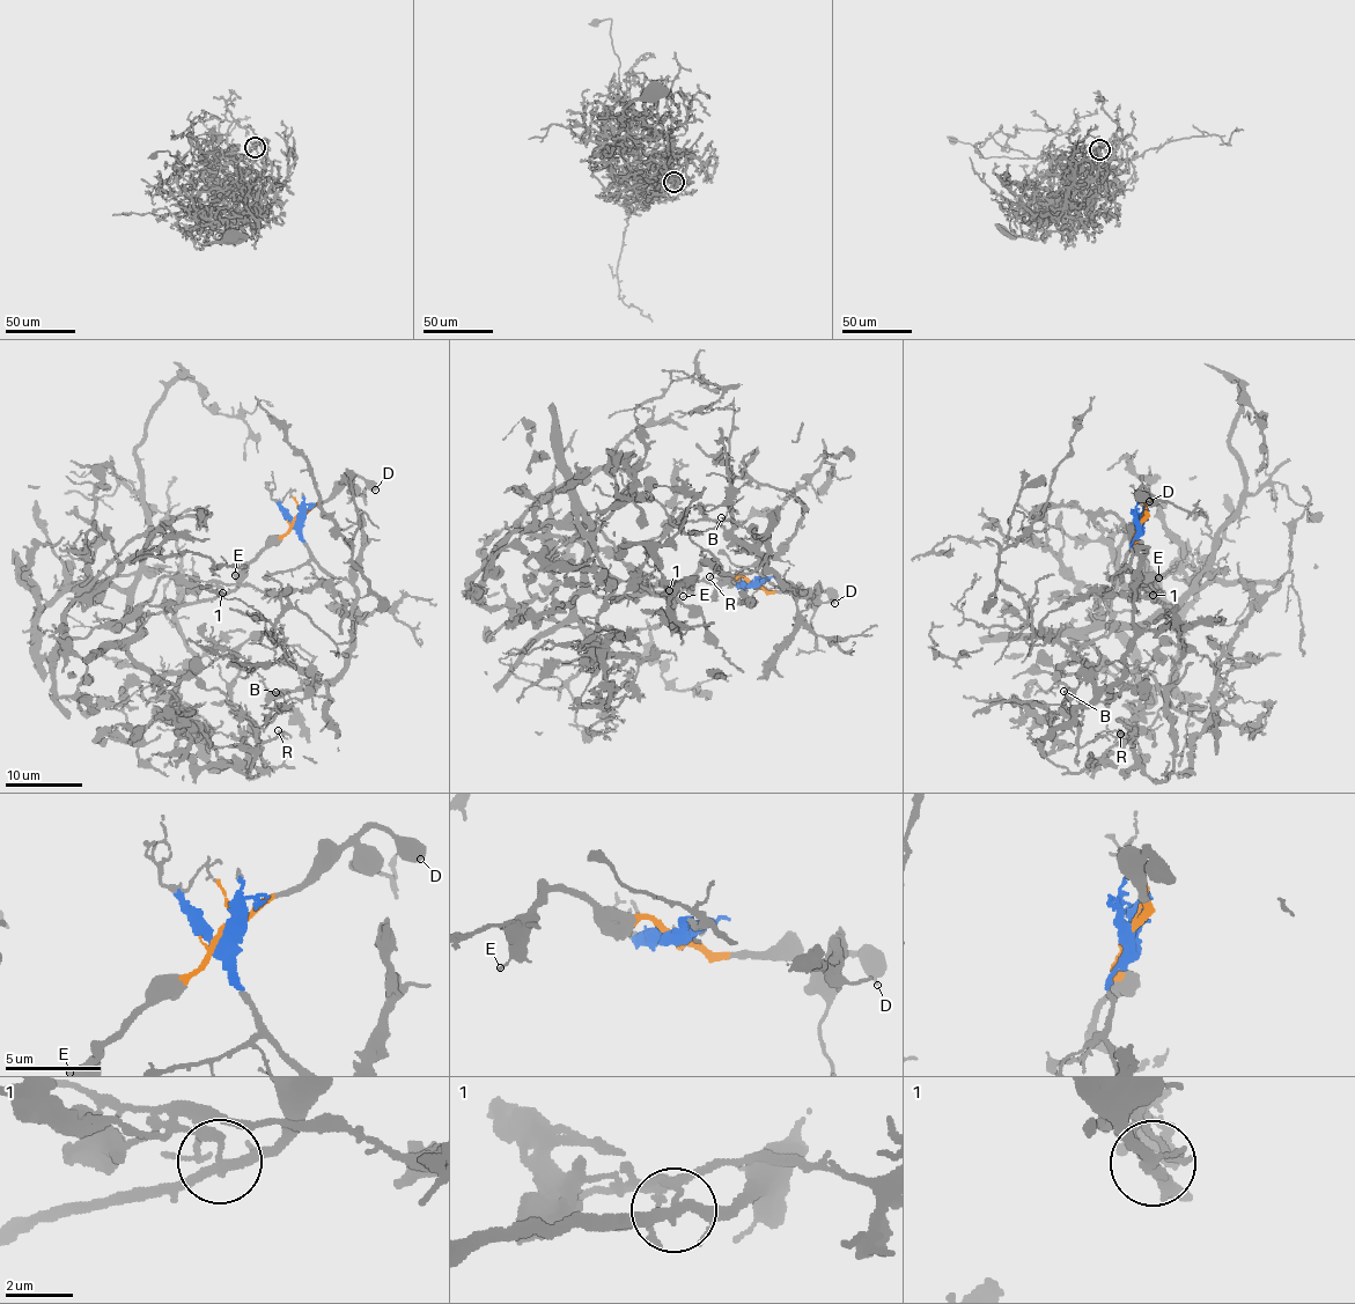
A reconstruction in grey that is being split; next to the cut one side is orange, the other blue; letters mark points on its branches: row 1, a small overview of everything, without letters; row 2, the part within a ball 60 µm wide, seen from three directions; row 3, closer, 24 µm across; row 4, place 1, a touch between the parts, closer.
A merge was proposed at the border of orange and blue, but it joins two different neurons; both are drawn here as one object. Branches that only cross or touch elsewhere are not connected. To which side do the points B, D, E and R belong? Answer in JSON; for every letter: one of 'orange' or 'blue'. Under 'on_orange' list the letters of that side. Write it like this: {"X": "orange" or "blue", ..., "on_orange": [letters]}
{"B": "orange", "D": "orange", "E": "orange", "R": "orange", "on_orange": ["B", "D", "E", "R"]}

